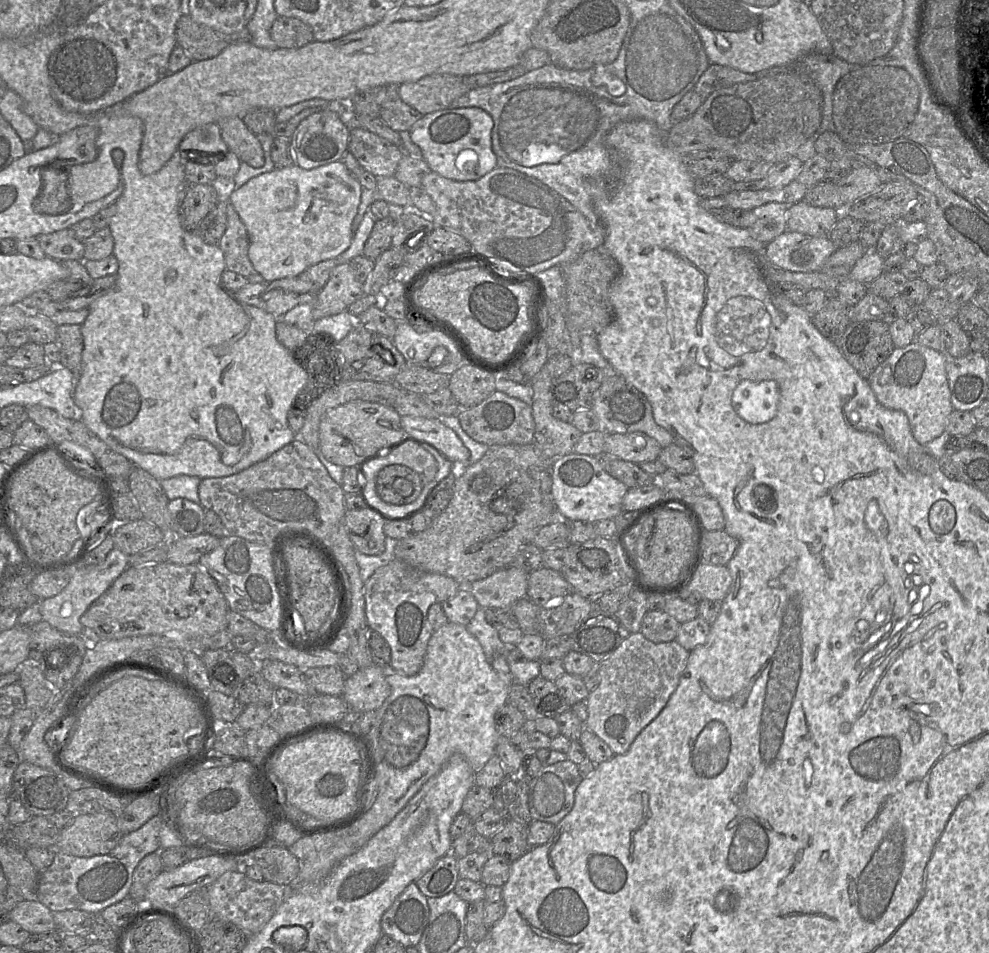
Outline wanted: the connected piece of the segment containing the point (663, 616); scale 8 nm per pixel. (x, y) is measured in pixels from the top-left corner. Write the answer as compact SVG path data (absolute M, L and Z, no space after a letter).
M648 610L643 617L640 632L654 643L676 640L680 623L667 612Z

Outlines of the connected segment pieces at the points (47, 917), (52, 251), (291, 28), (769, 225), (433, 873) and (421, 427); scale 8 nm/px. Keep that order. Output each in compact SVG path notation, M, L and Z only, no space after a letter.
M25 899L8 913L8 919L30 934L56 931L53 912L38 899Z
M71 228L40 235L36 239L48 257L59 261L85 261L84 242L75 237Z
M277 17L270 29L270 36L278 48L300 48L314 41L311 28L292 17Z
M769 202L752 210L753 224L747 228L752 237L767 245L776 237L787 231L788 205Z
M449 853L441 857L436 864L422 877L416 880L416 885L427 898L441 897L454 891L459 879L458 859Z
M401 416L401 426L410 436L428 442L449 457L462 471L469 462L470 453L458 435L440 419Z

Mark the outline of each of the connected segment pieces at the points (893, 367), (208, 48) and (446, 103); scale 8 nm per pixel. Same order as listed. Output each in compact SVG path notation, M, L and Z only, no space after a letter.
M916 341L905 347L895 347L893 352L867 378L876 399L884 407L903 411L909 420L913 437L922 445L940 436L945 430L948 417L954 410L946 374L947 356L923 346Z
M190 14L179 18L175 36L177 45L192 61L214 58L232 42L231 37L195 22Z
M433 74L400 84L398 94L403 102L425 115L449 108L455 99L469 91L463 77Z

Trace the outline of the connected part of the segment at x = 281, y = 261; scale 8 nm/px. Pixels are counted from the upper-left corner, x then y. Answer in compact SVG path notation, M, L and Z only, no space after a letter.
M341 161L313 169L294 164L275 168L249 179L235 189L229 201L246 226L249 236L248 257L255 270L269 283L282 278L296 277L309 267L336 259L352 242L352 222L360 204L362 186Z

